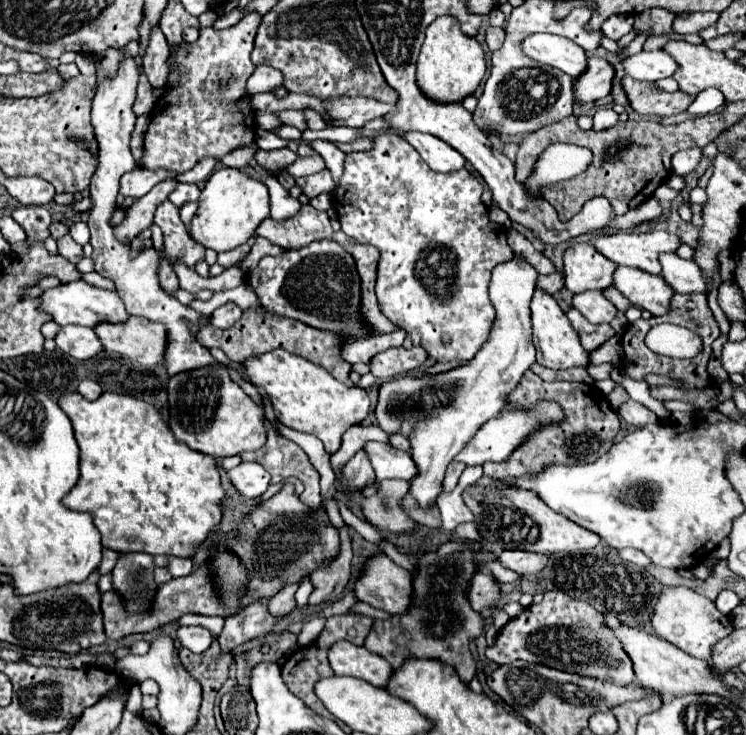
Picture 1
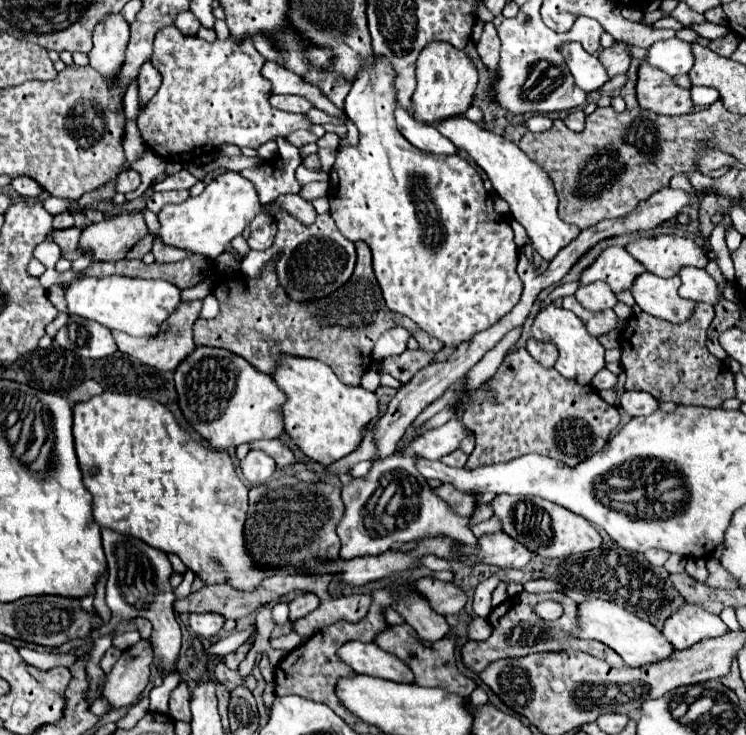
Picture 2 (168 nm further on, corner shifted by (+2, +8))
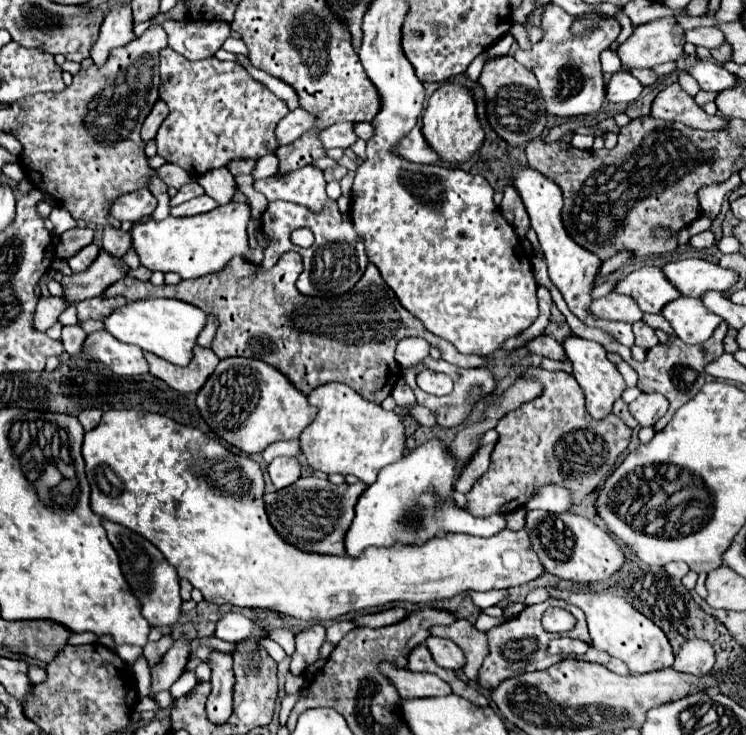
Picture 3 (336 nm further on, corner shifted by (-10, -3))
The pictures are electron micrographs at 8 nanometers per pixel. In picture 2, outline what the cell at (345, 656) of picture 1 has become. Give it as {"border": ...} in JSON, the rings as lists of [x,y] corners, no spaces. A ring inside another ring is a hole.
{"border":[[[346,642],[338,656],[350,664],[358,674],[384,678],[392,682],[414,682],[412,670],[390,652],[384,652],[376,644],[364,642]]]}

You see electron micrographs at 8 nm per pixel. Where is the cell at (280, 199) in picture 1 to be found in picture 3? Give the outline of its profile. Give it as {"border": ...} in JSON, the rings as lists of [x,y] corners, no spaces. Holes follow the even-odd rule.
{"border":[[[314,165],[290,171],[286,175],[274,175],[266,179],[256,179],[254,189],[260,191],[268,201],[292,201],[320,213],[328,201],[326,181],[322,171]]]}

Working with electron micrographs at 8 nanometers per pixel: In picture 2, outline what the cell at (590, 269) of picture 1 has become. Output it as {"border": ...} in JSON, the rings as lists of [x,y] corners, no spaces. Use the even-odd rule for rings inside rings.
{"border":[[[614,246],[604,250],[600,258],[588,270],[582,272],[580,282],[590,284],[602,280],[610,284],[612,292],[624,292],[632,288],[636,276],[640,276],[644,270],[646,268],[636,258],[632,258],[626,248]]]}

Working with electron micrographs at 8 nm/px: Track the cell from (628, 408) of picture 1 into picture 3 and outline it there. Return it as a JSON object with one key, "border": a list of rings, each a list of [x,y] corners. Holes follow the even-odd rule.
{"border":[[[642,393],[630,403],[632,417],[642,425],[654,425],[668,411],[668,399],[660,393]]]}

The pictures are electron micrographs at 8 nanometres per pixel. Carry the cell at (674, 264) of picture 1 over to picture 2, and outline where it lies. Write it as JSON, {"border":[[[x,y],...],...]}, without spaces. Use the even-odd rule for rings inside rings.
{"border":[[[690,266],[690,268],[682,268],[678,276],[682,280],[682,286],[678,288],[678,294],[682,298],[692,302],[706,302],[712,306],[720,302],[720,290],[714,278],[710,278],[706,270]]]}

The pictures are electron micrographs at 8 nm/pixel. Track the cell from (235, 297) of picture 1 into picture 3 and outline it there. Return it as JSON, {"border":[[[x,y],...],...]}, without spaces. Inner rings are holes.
{"border":[[[198,343],[194,347],[192,361],[186,367],[160,359],[154,353],[144,353],[144,359],[148,361],[150,373],[154,377],[166,381],[172,389],[180,393],[196,393],[204,385],[204,379],[208,379],[208,375],[214,371],[216,363],[220,361],[212,349],[200,347]]]}

